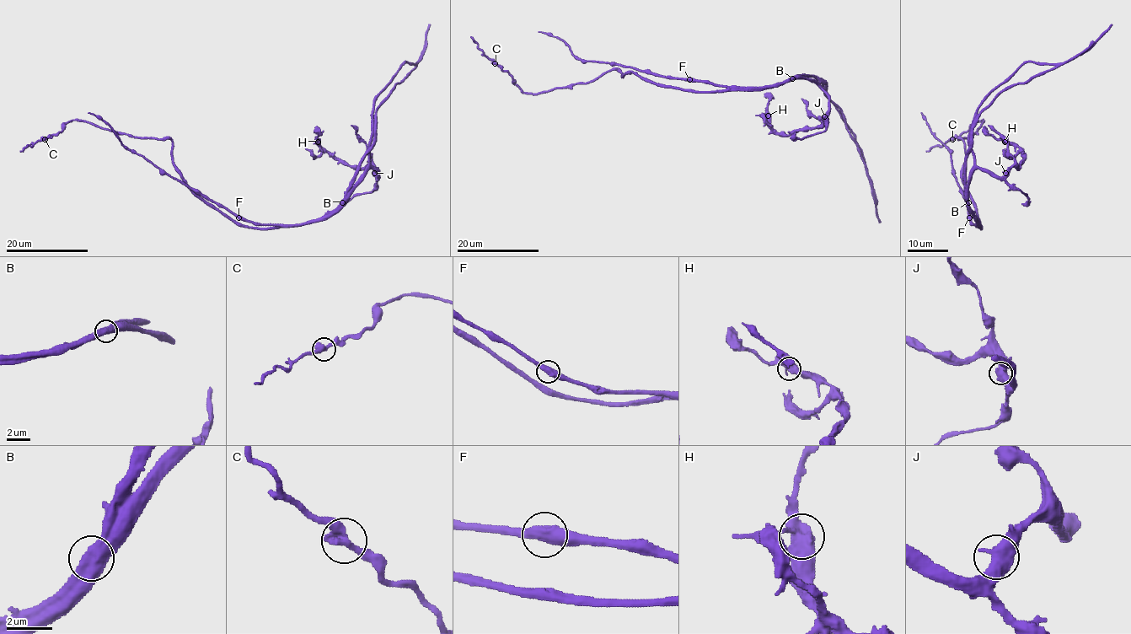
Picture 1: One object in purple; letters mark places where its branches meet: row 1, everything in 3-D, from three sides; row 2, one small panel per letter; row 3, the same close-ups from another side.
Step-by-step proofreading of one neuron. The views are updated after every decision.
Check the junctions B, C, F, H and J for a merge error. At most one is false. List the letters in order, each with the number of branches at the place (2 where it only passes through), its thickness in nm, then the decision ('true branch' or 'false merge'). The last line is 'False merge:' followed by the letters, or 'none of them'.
B: 2 | 650 nm | false merge
C: 2 | 440 nm | true branch
F: 2 | 550 nm | true branch
H: 2 | 650 nm | true branch
J: 2 | 600 nm | true branch
False merge: B

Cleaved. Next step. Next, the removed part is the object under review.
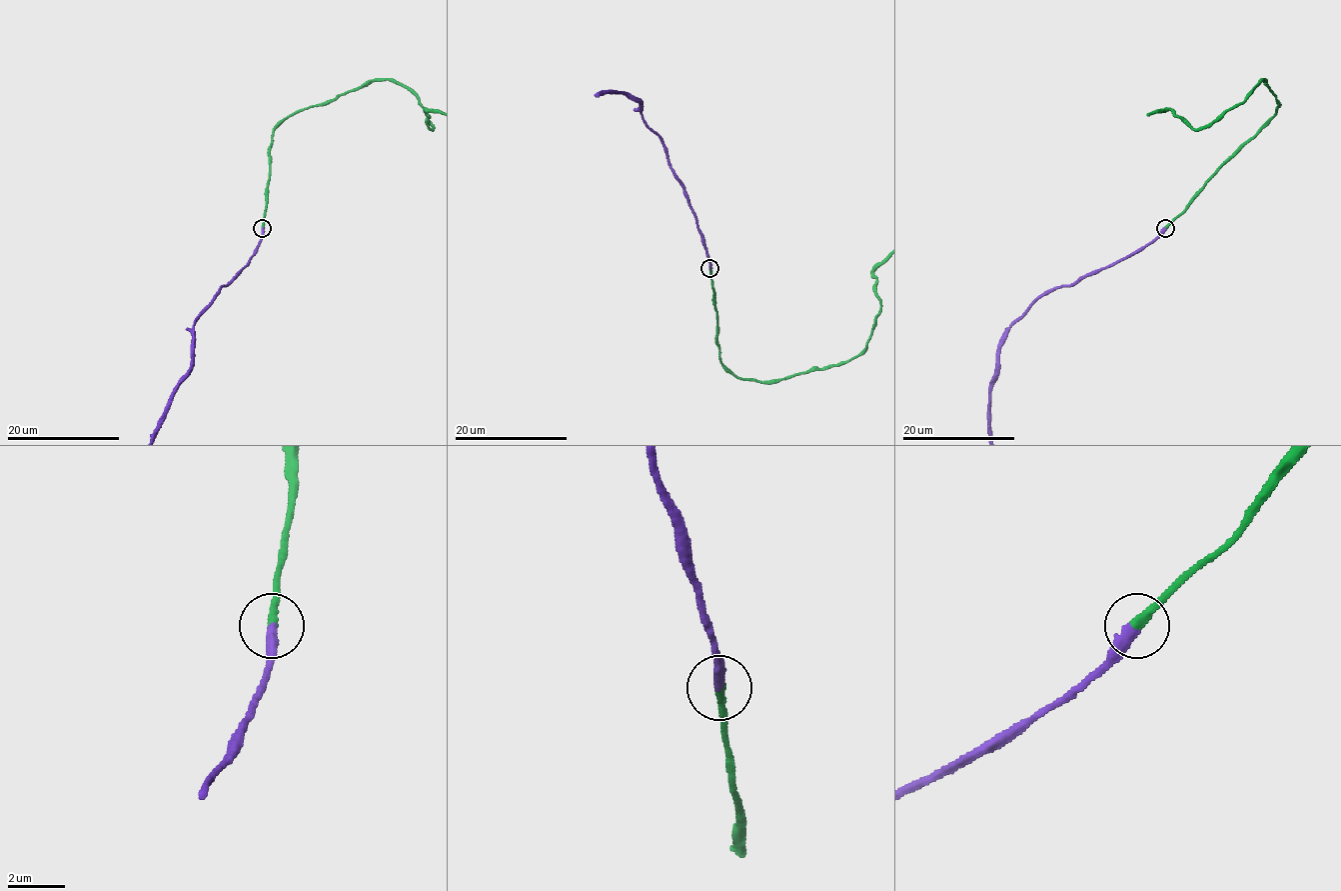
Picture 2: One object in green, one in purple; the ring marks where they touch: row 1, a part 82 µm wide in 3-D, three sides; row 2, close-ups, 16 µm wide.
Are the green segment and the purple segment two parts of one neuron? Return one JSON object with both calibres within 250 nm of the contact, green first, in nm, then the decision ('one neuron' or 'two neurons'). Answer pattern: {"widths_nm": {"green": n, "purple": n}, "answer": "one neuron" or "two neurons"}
{"widths_nm": {"green": 320, "purple": 440}, "answer": "one neuron"}

